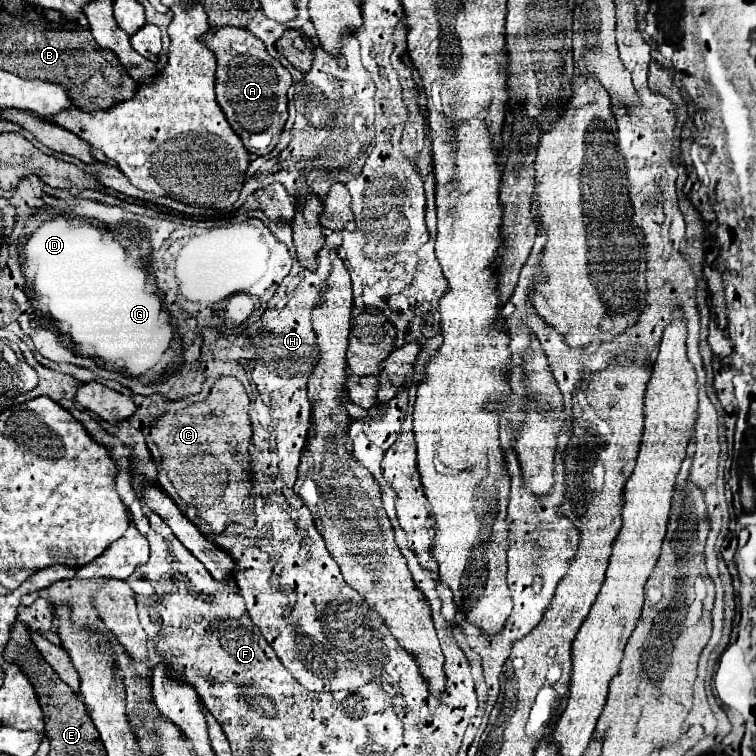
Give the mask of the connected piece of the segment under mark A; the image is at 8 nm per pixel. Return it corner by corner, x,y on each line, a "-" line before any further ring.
212,27
212,31
204,33
200,39
204,39
216,55
216,101
230,127
242,139
246,151
254,155
268,155
276,147
278,135
288,119
286,91
292,85
288,69
266,53
266,47
258,37
240,27

